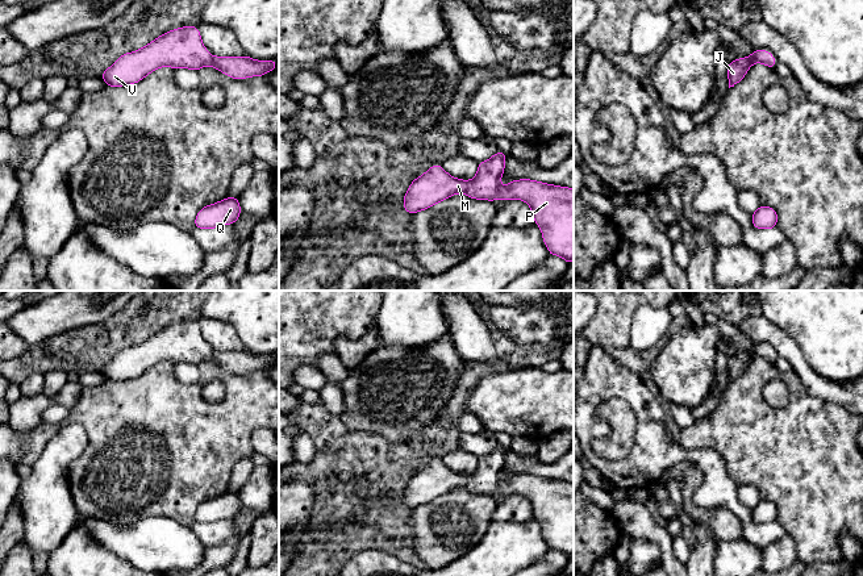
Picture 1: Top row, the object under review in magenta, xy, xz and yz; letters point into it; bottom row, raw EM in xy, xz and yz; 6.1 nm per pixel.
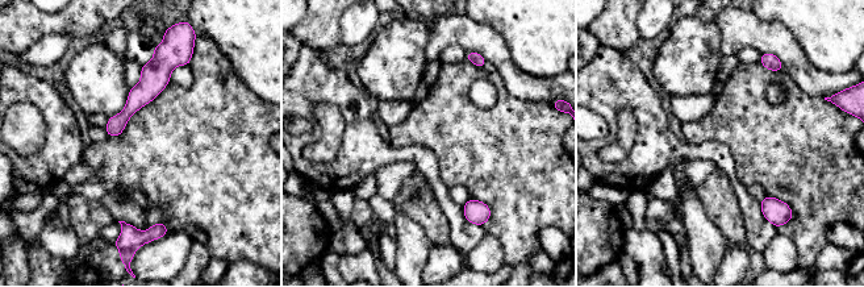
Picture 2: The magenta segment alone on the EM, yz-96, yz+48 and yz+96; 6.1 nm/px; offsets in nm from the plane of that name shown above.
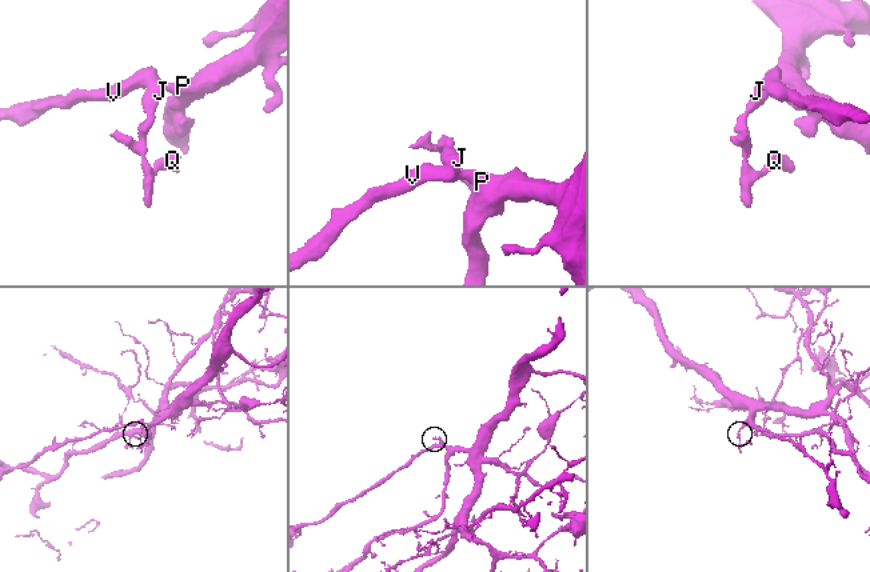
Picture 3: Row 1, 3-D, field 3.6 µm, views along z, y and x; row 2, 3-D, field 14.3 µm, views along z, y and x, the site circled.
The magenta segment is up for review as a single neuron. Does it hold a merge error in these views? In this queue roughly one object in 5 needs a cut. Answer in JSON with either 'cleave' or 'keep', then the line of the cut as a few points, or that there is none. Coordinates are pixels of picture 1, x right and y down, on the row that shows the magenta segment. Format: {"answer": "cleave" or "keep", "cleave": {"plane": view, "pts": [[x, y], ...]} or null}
{"answer": "keep", "cleave": null}

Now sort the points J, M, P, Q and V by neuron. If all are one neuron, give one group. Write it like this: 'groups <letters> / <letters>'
groups J M P Q V

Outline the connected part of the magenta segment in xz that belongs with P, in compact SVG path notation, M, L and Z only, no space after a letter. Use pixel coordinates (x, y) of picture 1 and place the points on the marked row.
M499 151L478 163L472 180L455 179L441 164L432 166L408 187L403 210L414 214L456 193L488 201L517 199L529 204L549 254L558 255L570 264L574 262L574 188L530 179L512 180L503 187L500 179L505 156L505 153Z

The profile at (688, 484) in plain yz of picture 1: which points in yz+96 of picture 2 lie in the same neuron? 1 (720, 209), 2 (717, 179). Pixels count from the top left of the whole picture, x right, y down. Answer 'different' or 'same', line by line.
1: same
2: same

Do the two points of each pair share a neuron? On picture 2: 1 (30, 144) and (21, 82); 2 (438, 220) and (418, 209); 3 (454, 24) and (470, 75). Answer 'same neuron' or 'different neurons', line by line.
1: different neurons
2: same neuron
3: different neurons

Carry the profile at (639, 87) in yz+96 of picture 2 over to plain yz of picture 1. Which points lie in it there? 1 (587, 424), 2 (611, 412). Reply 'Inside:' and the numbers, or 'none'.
Inside: 1

